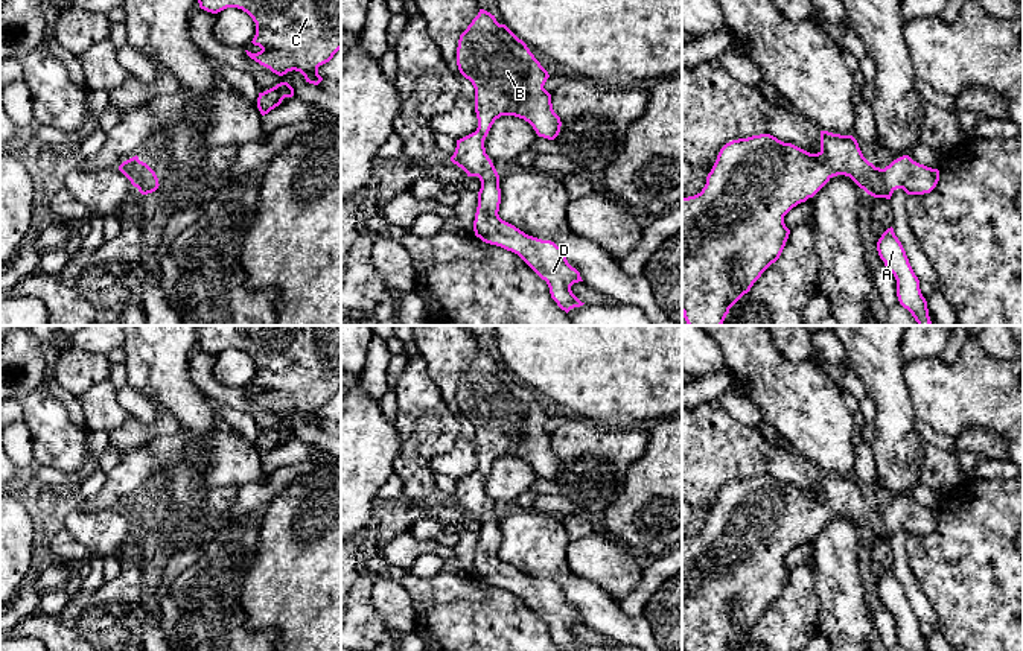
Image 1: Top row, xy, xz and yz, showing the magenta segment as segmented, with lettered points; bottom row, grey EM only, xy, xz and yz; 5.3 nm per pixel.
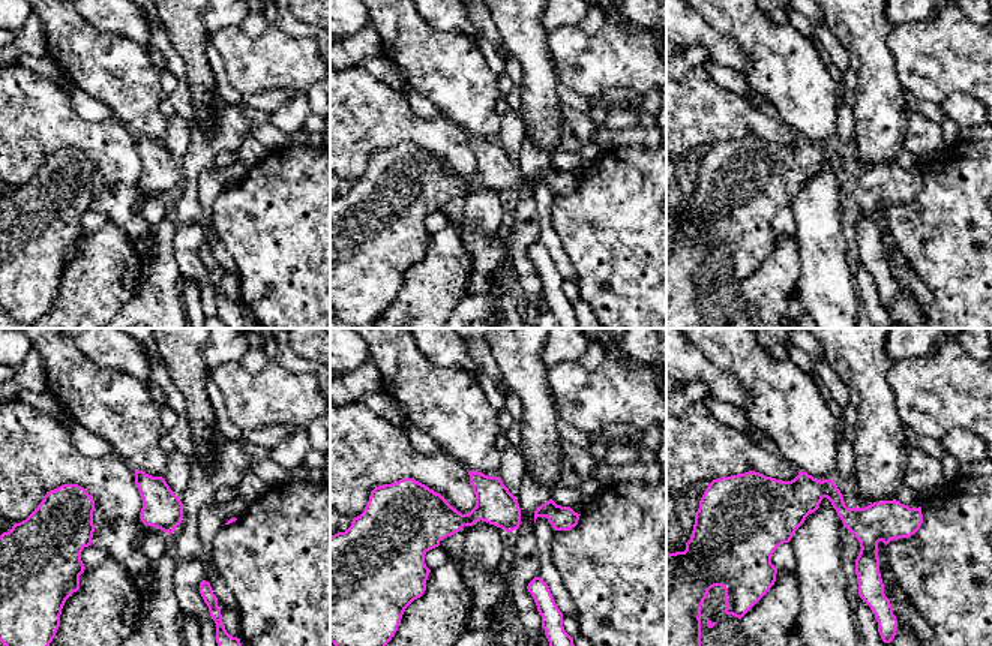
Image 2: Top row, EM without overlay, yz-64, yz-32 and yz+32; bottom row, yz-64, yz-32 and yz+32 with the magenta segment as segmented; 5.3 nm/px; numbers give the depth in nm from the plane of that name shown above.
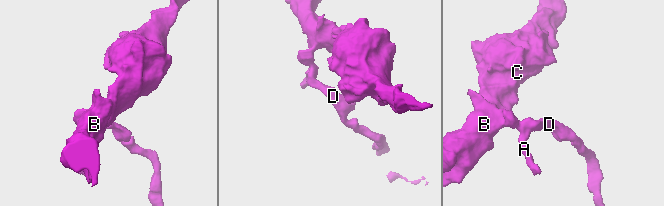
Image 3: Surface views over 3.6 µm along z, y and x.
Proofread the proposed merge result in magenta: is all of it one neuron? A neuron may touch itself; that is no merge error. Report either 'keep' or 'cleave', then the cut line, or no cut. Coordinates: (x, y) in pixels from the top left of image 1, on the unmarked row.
keep; no cut

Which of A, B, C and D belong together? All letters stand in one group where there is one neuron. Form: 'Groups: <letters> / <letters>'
Groups: A B C D

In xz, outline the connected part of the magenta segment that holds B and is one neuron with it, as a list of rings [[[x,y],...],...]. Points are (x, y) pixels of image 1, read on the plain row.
[[[484,350],[460,376],[457,406],[475,429],[478,468],[457,481],[451,502],[481,522],[475,576],[518,595],[547,622],[551,639],[562,651],[583,646],[571,631],[574,624],[583,621],[562,589],[528,576],[499,558],[499,516],[484,488],[492,465],[501,456],[524,459],[539,478],[554,481],[559,476],[562,462],[553,450],[551,435],[543,429],[548,412],[522,380]]]

